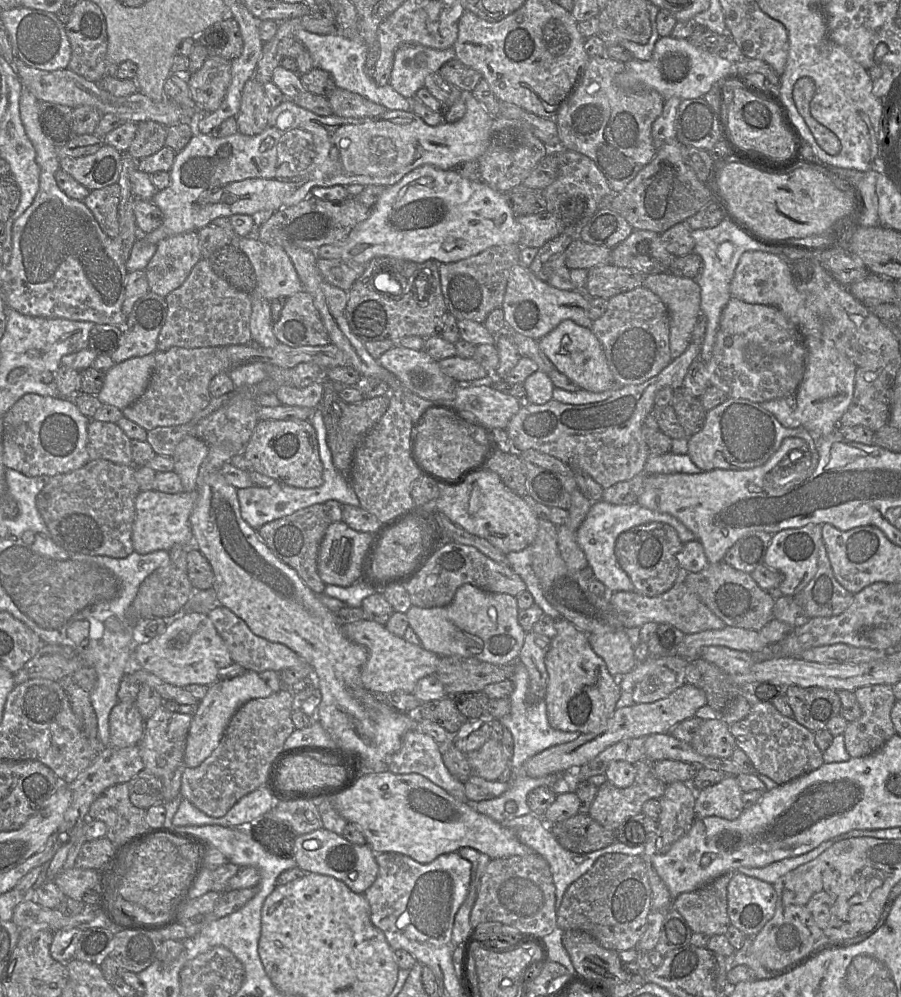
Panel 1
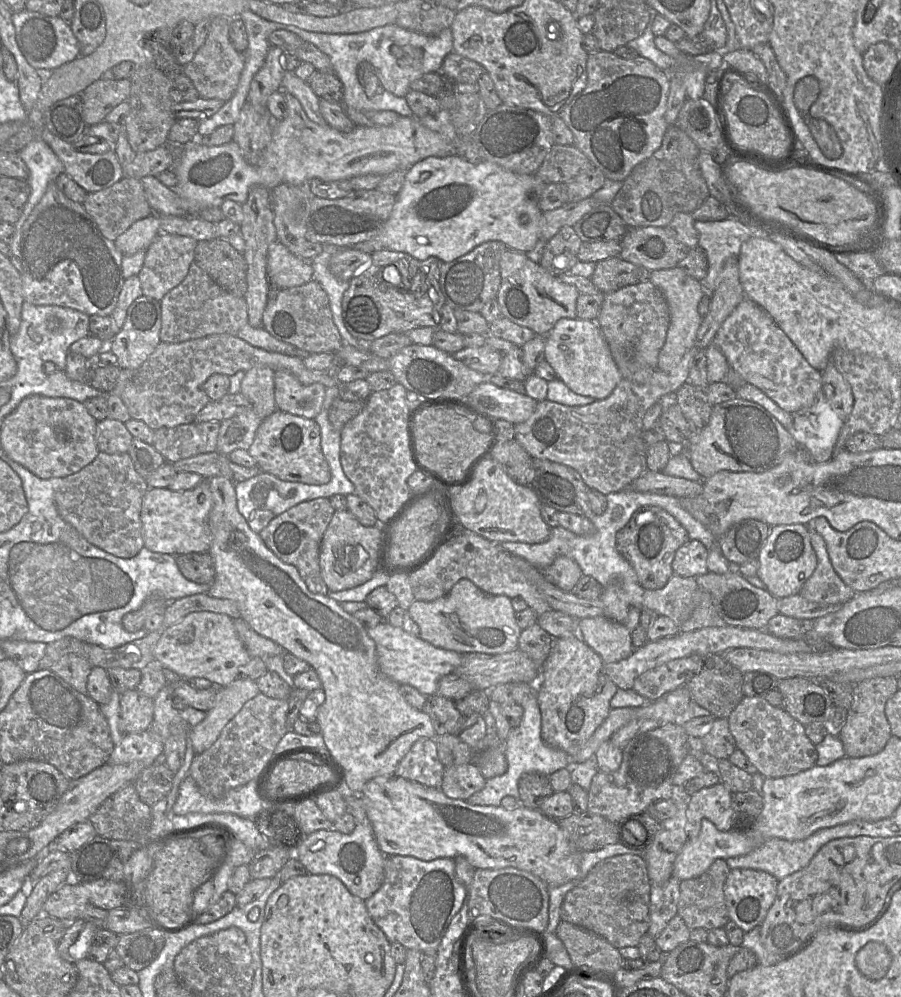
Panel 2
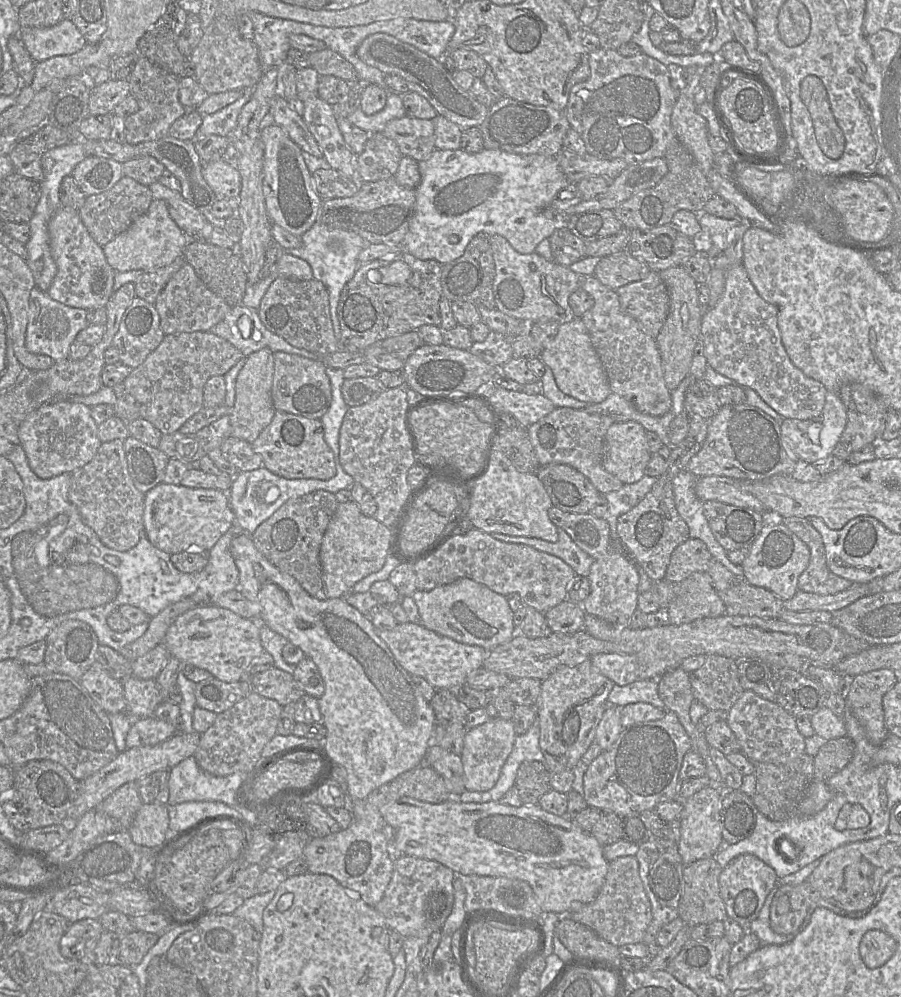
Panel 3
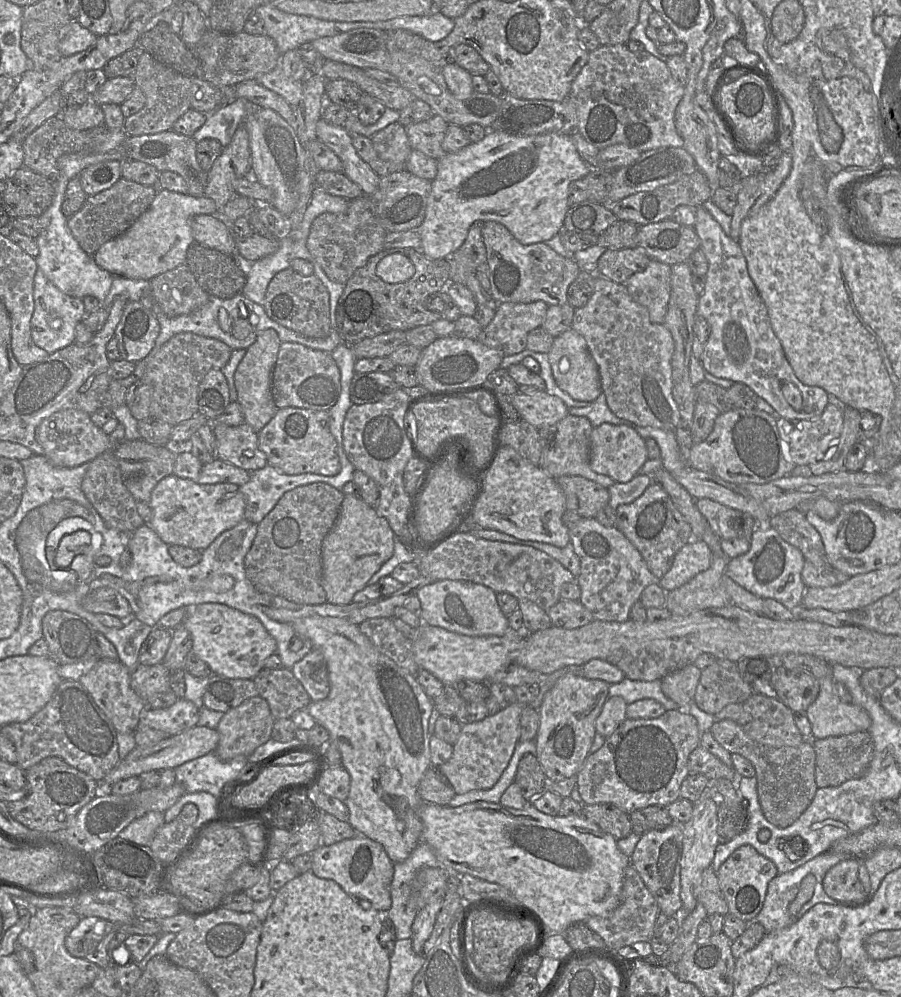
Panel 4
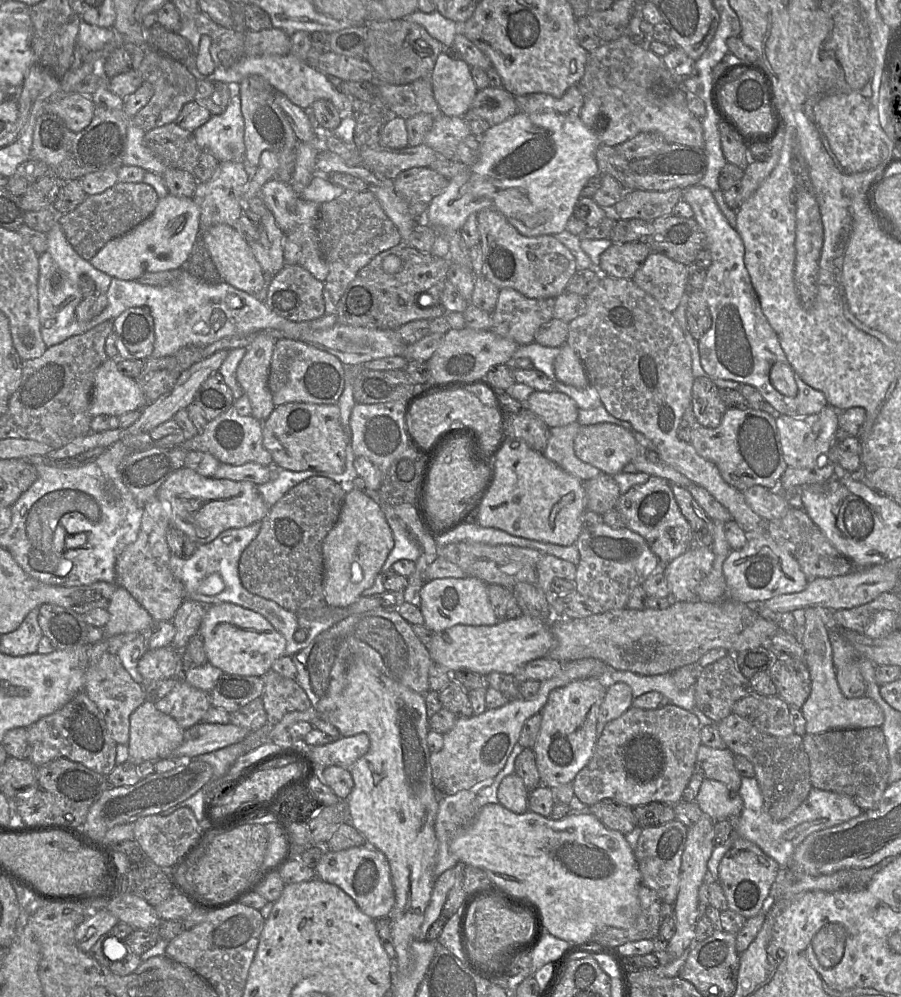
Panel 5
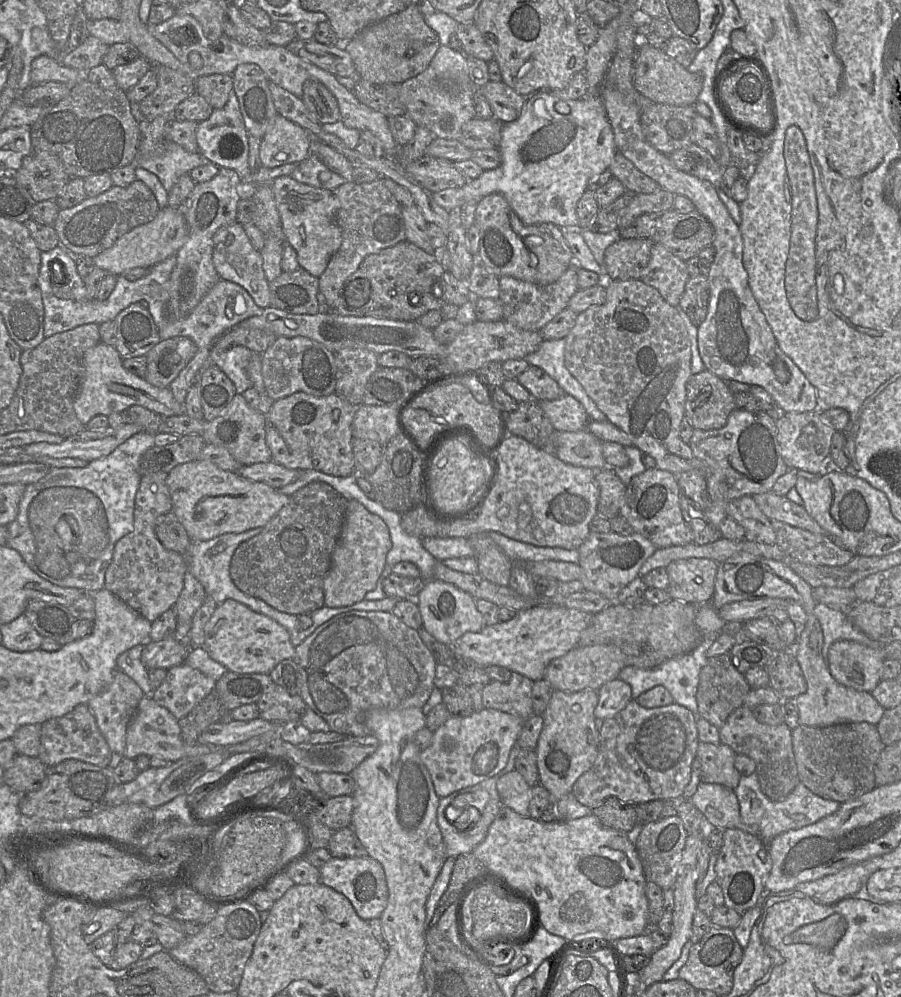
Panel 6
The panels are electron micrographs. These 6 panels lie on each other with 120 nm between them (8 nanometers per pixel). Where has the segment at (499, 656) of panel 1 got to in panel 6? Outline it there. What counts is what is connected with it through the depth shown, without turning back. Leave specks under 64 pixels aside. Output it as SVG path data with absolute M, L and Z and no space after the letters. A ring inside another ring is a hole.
M437 579L425 582L415 599L408 599L418 605L422 627L436 640L452 645L467 632L478 632L484 628L484 620L475 605L475 598L453 584Z

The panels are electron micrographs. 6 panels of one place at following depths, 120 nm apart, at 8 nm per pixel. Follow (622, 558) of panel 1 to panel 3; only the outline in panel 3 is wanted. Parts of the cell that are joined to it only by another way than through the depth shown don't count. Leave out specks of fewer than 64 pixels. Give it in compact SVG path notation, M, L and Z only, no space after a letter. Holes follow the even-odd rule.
M659 480L645 497L617 521L617 534L622 551L641 567L654 582L663 580L674 550L689 538L689 528L679 515L674 500L672 482Z

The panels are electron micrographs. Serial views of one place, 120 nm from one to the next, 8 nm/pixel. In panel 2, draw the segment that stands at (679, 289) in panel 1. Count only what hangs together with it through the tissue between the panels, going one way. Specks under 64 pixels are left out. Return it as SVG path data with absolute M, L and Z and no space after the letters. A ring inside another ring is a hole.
M678 266L651 271L649 281L663 293L669 307L670 324L665 343L659 352L657 368L660 371L670 371L696 346L697 332L703 319L699 314L698 305L704 296L704 288L700 281L689 276Z

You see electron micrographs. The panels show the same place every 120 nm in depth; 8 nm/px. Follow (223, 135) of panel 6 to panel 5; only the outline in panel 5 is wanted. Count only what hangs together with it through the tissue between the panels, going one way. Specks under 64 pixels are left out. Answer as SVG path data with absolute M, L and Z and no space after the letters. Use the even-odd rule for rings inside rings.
M235 89L226 110L212 115L193 133L198 146L210 151L218 161L245 161L244 118L241 99Z

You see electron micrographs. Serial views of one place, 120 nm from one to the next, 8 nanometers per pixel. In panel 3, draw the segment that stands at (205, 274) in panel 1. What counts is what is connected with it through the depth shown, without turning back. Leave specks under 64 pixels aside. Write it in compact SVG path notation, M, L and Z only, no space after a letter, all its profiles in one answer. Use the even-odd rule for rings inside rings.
M187 262L167 282L153 305L160 316L160 326L164 335L196 331L209 332L213 326L226 317L232 308L206 287Z

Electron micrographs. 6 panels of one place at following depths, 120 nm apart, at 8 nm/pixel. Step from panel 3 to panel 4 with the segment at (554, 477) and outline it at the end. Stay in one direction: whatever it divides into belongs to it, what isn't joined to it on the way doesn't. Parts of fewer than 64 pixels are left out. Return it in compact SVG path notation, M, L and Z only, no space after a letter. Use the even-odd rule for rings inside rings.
M560 476L556 482L564 494L566 509L582 518L595 518L598 511L609 503L610 494L605 488L582 476Z

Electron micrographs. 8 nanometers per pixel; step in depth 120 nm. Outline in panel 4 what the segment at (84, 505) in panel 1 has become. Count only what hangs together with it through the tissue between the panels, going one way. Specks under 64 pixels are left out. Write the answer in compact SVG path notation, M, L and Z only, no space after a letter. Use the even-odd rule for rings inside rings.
M118 424L109 434L112 450L105 451L88 463L88 468L82 480L81 490L108 528L119 531L134 532L145 521L139 515L135 500L122 480L121 471L113 451L125 440L125 428Z

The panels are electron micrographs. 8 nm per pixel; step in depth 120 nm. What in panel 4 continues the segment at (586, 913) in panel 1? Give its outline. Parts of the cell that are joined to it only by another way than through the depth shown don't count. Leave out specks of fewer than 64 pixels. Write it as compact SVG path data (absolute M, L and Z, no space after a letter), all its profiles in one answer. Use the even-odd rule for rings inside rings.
M630 864L624 872L617 907L607 915L588 918L585 924L604 940L607 948L618 951L637 942L650 942L654 937L654 924L659 912L660 908L655 898L645 886L635 867Z

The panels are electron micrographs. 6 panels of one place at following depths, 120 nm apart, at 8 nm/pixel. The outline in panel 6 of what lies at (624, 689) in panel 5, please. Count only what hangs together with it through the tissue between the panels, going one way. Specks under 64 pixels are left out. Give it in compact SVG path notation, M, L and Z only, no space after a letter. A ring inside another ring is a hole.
M619 678L606 682L597 692L598 702L594 715L601 720L609 718L624 709L632 699L631 686Z

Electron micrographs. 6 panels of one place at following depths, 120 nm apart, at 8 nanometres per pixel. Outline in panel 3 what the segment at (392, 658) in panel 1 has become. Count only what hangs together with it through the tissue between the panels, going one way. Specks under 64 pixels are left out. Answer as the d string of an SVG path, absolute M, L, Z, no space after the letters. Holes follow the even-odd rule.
M398 624L392 630L376 630L400 665L412 676L420 676L436 690L456 691L465 685L468 676L483 666L488 650L441 636L420 624Z

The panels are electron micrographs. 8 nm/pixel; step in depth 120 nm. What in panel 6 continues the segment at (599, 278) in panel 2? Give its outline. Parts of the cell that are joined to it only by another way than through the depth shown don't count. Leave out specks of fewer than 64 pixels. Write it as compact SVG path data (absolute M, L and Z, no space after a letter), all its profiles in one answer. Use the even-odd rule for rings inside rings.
M620 238L604 253L604 280L638 280L647 268L653 241L650 238Z

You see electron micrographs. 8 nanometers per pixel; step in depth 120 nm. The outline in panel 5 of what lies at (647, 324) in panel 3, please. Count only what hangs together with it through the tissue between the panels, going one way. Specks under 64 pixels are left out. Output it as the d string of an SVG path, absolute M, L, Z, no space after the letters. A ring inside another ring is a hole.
M651 251L632 280L671 313L689 291L687 266L656 251Z

